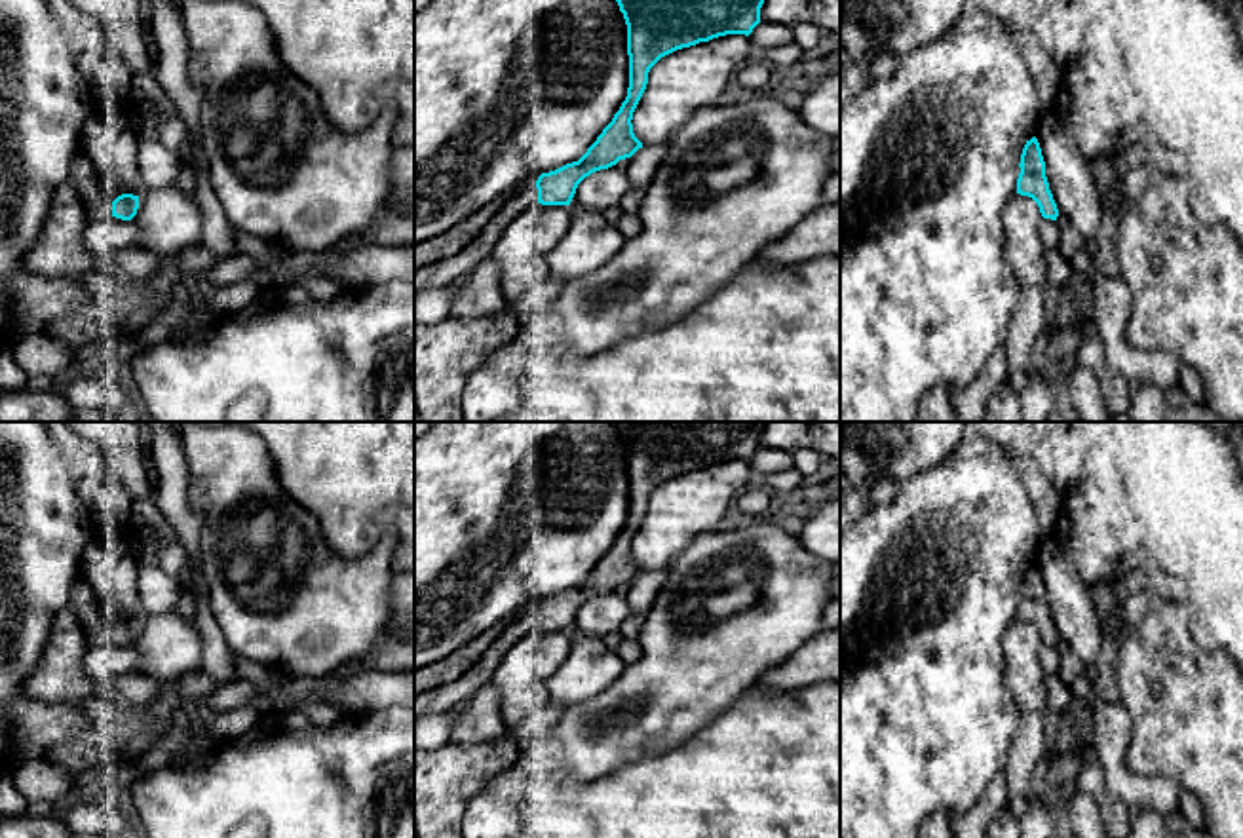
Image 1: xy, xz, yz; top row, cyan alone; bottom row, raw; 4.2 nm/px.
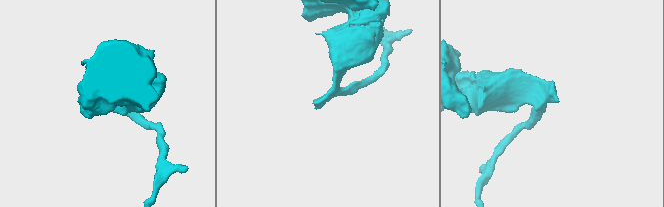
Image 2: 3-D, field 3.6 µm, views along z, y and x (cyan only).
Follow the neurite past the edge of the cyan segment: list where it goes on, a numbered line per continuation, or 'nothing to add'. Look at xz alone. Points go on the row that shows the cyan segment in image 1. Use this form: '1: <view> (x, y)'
1: xz (443, 272)

